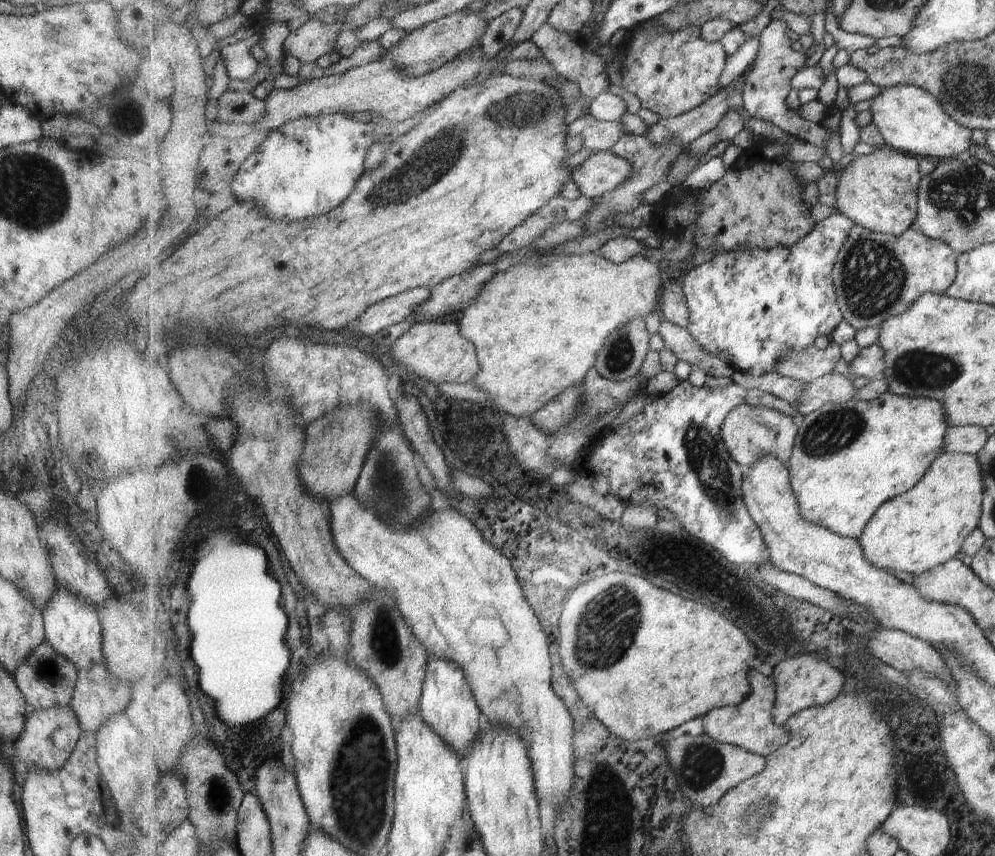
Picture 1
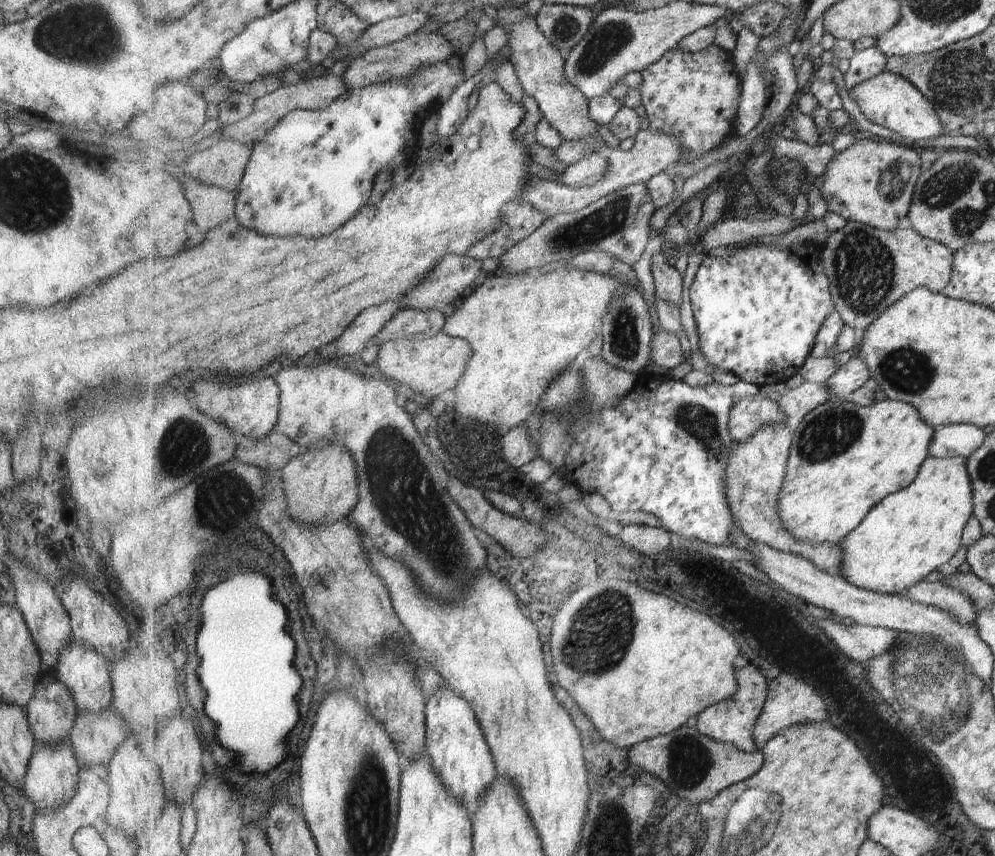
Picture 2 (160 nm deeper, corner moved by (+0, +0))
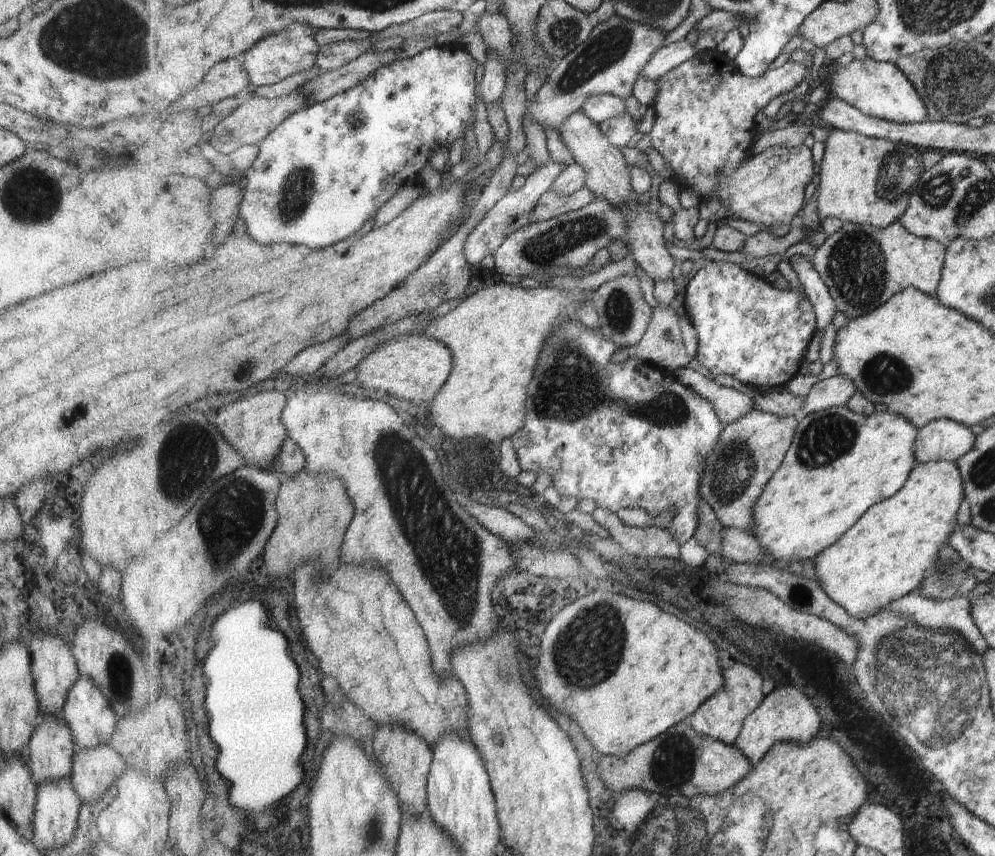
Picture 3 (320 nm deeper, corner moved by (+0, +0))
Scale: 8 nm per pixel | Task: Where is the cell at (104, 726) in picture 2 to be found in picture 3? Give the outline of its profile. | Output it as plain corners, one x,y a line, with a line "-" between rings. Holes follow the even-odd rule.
109,744
92,747
91,749
75,748
72,757
72,768
68,776
69,785
80,799
81,804
97,801
124,774
126,765
122,757
111,749

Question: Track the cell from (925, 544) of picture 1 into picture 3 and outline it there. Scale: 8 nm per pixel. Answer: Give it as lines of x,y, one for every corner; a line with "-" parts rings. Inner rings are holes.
930,461
927,463
920,463
909,476
909,480
902,490
899,490
895,496
878,503
873,506
865,515
857,522
856,526
853,526
852,530
849,530
847,534
841,540
837,540
836,544
829,546
824,553
820,553
814,559
815,570
817,570
817,576
821,580
822,590
831,598
834,602
843,606
848,611
849,615
852,615
855,619
870,618
874,615
880,614
891,602
896,602
899,598
904,598
907,594
917,592
922,586
922,582
925,580
925,576
929,574
929,570
937,564
938,551
942,544
947,544
949,537
952,536
953,530
955,530
955,512
959,508
959,502
961,502
961,496
963,496
963,480
959,480
959,468
956,466
955,461

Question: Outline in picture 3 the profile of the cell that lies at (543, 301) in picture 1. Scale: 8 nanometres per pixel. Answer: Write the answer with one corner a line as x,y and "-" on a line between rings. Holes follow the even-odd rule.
502,279
464,298
453,311
434,318
421,333
443,343
452,351
453,371
444,389
431,402
430,420
435,420
435,426
441,428
447,438
455,441
484,438
497,444
511,439
527,422
527,390
536,373
535,366
543,353
543,345
553,330
564,323
565,317
574,316
576,304
585,299
591,299
591,293
561,290
552,281
535,289
523,289
515,286
515,281

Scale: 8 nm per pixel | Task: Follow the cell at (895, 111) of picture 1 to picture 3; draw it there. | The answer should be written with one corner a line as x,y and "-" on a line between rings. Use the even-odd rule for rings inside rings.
853,59
846,67
839,67
832,75
831,94
855,106
869,117
907,125
929,121
928,107
917,93
916,87
894,63

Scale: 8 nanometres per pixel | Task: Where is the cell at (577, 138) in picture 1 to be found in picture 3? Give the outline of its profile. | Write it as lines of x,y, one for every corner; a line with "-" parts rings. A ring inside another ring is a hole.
549,160
542,170
534,170
526,178
526,185
520,190
513,190
508,193
491,211
479,222
479,225
468,235
465,247
464,256
465,259
473,267
479,267
481,262
485,260
486,256
494,256
497,250
503,245
503,242
508,237
519,231
522,227
531,225
532,219
530,215
535,210
537,202
543,197
545,192
548,192
553,186
553,182
565,172
565,164
557,163

